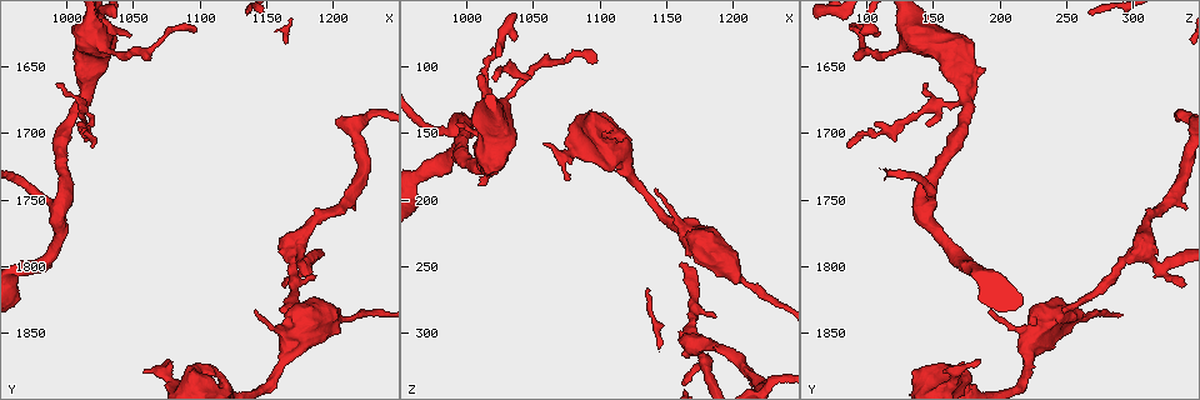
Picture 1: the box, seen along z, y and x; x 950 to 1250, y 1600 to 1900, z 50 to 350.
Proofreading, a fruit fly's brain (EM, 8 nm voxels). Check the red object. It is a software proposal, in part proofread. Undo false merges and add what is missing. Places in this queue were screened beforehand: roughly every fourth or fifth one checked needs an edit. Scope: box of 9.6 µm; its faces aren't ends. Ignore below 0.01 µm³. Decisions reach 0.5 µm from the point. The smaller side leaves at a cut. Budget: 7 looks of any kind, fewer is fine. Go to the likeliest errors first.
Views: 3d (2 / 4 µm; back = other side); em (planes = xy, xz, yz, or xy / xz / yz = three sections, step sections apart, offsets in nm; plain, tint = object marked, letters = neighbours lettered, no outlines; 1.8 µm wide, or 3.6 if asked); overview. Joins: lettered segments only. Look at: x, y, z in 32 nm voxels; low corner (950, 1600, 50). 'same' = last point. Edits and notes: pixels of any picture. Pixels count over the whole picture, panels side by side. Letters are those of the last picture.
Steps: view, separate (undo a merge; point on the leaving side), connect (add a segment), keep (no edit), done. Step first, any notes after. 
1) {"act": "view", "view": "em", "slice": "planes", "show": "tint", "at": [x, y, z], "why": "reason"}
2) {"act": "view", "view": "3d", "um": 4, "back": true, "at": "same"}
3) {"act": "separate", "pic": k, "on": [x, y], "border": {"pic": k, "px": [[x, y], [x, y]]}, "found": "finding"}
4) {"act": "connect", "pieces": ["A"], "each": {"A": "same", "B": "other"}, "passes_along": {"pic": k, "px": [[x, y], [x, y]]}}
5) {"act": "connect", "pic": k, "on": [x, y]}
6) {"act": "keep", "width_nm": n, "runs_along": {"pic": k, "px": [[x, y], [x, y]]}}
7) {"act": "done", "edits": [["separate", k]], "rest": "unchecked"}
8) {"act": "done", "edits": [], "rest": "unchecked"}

{"act": "view", "view": "3d", "um": 4, "at": [1160, 1832, 250], "why": "branch stops here"}

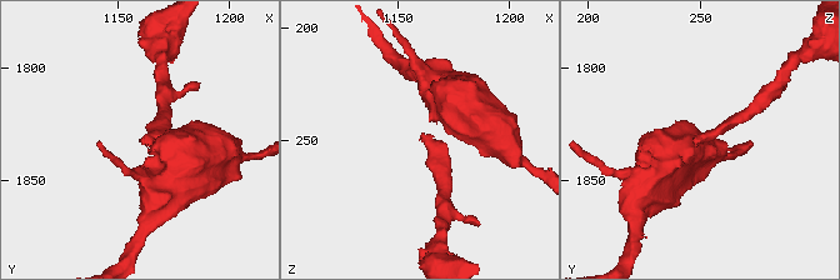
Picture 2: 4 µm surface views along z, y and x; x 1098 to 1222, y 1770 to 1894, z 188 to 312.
{"act": "view", "view": "em", "slice": "xy", "step": 16, "show": "letters", "at": [1162, 1834, 248]}

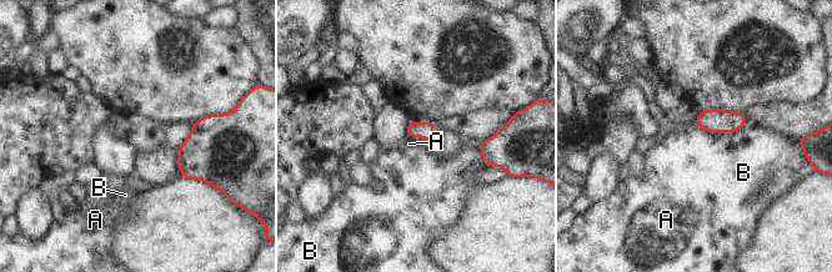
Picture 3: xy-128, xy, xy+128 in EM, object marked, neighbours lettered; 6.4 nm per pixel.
{"act": "view", "view": "em", "slice": "planes", "show": "letters", "at": "same"}

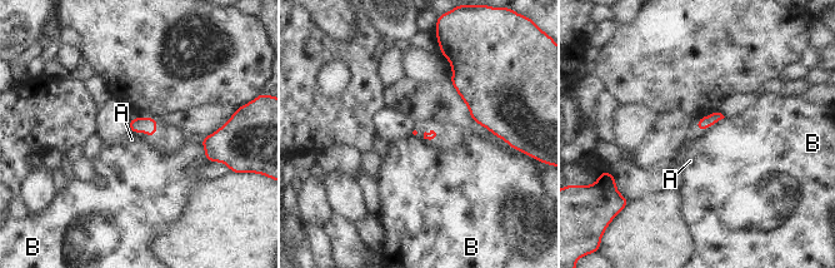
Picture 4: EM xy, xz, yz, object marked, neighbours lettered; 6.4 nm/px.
{"act": "keep", "each": {"A": "other", "B": "other"}, "border": {"pic": 4, "px": [[201, 139], [204, 157], [210, 162]]}, "found": "no lettered segment goes on from it"}

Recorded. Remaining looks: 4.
{"act": "view", "view": "em", "slice": "xz", "step": 4, "show": "letters", "at": [1050, 1626, 110], "why": "thin end"}

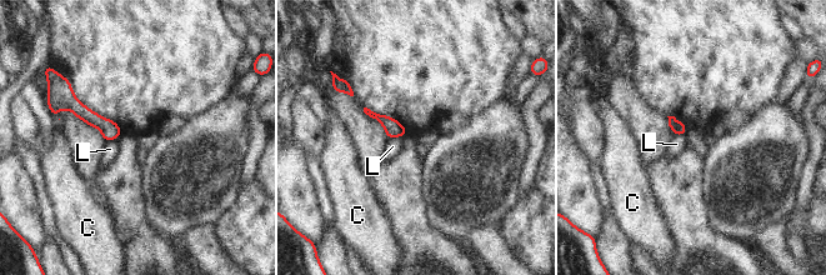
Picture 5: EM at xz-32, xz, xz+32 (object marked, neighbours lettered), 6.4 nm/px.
{"act": "view", "view": "em", "slice": "planes", "show": "letters", "at": "same", "why": "cut it another way"}

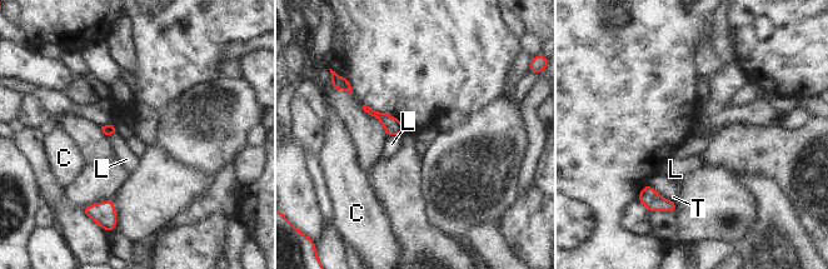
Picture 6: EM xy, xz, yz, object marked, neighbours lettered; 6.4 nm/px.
{"act": "keep", "each": {"C": "other", "L": "other", "T": "other"}, "border": {"pic": 6, "px": [[400, 133], [387, 137]]}, "found": "none of them fits"}

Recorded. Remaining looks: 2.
{"act": "view", "view": "em", "slice": "planes", "show": "tint", "at": [1020, 1708, 86], "why": "thin end"}

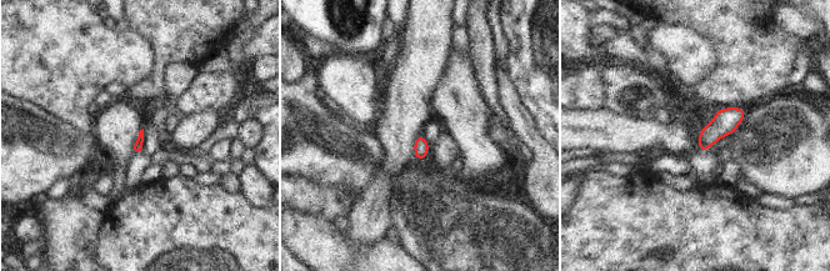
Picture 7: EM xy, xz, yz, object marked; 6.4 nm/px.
{"act": "view", "view": "em", "slice": "planes", "show": "letters", "at": "same", "why": "see the neighbours"}

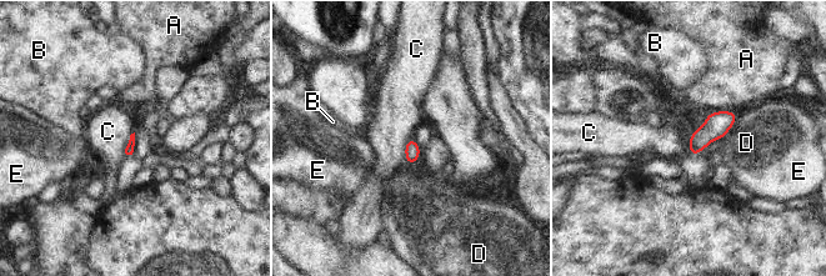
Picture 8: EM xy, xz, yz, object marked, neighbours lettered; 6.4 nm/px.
{"act": "keep", "each": {"A": "other", "B": "other", "C": "other", "D": "other", "E": "other"}, "found": "no lettered segment goes on from it"}

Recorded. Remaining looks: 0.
{"act": "done", "edits": [], "rest": "unchecked"}

